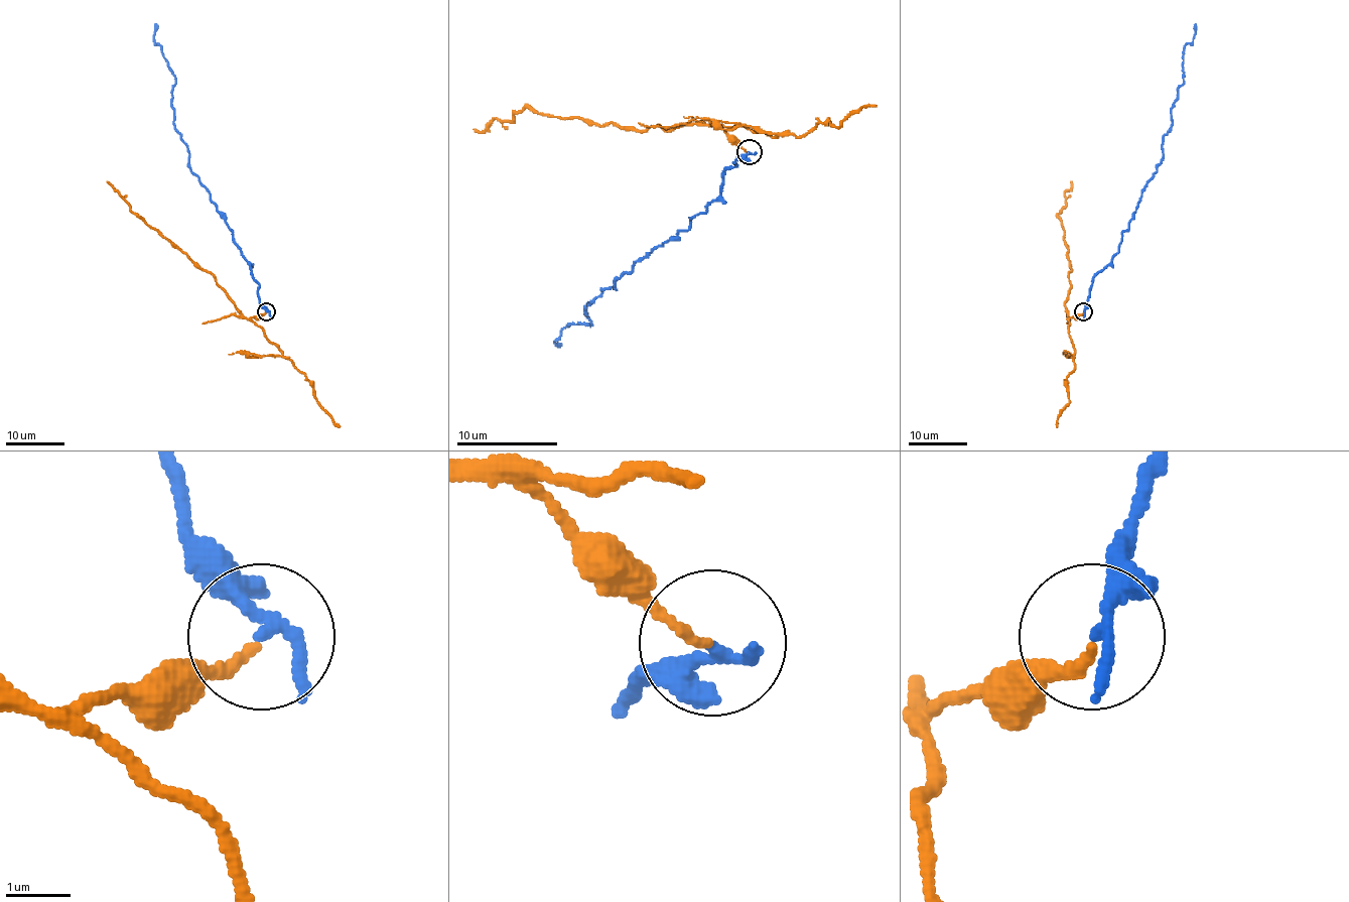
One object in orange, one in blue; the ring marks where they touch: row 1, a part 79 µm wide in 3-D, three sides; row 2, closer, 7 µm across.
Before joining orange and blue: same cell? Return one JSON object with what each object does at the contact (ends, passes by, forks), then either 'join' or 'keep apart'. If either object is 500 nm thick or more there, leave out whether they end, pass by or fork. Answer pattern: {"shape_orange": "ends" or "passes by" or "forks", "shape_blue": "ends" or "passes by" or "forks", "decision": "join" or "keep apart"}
{"shape_orange": "ends", "shape_blue": "passes by", "decision": "keep apart"}

